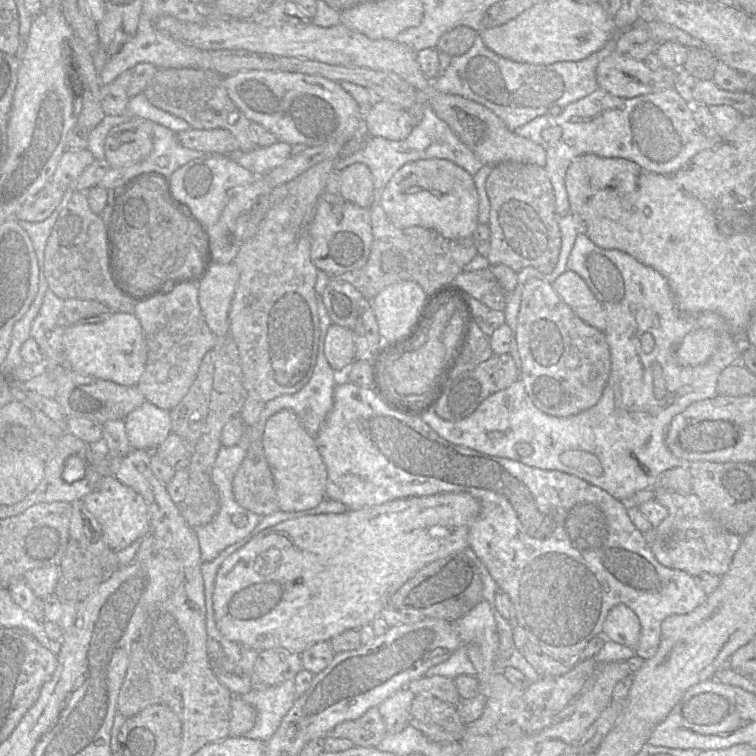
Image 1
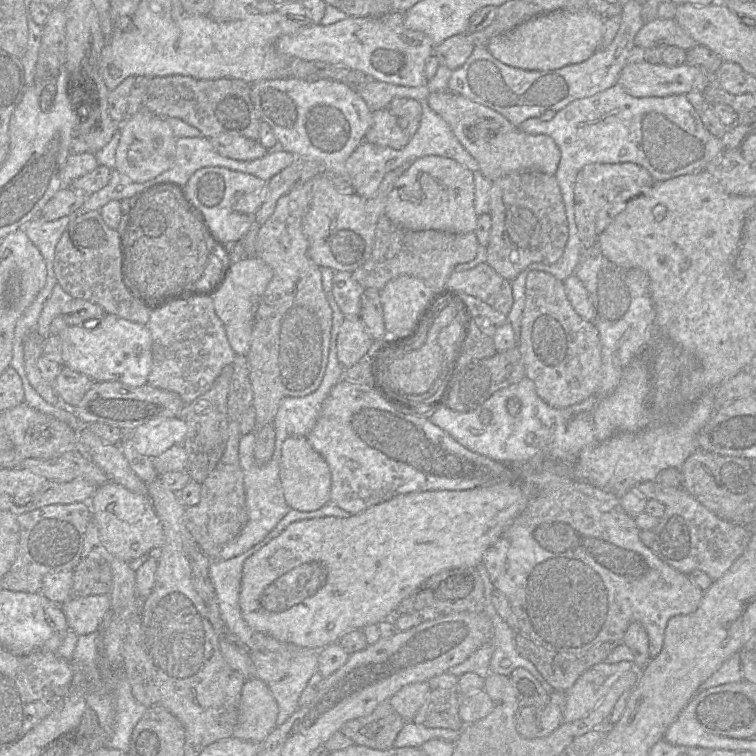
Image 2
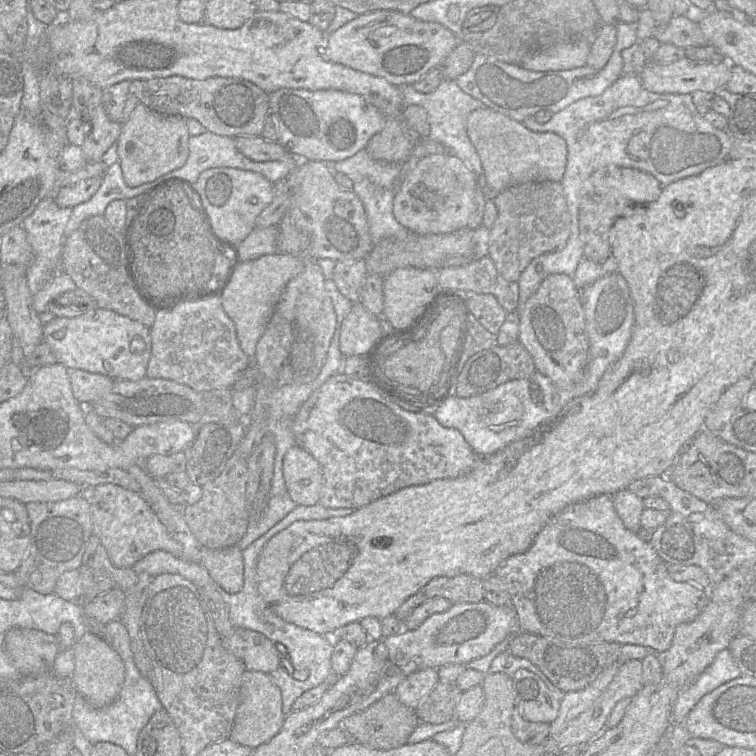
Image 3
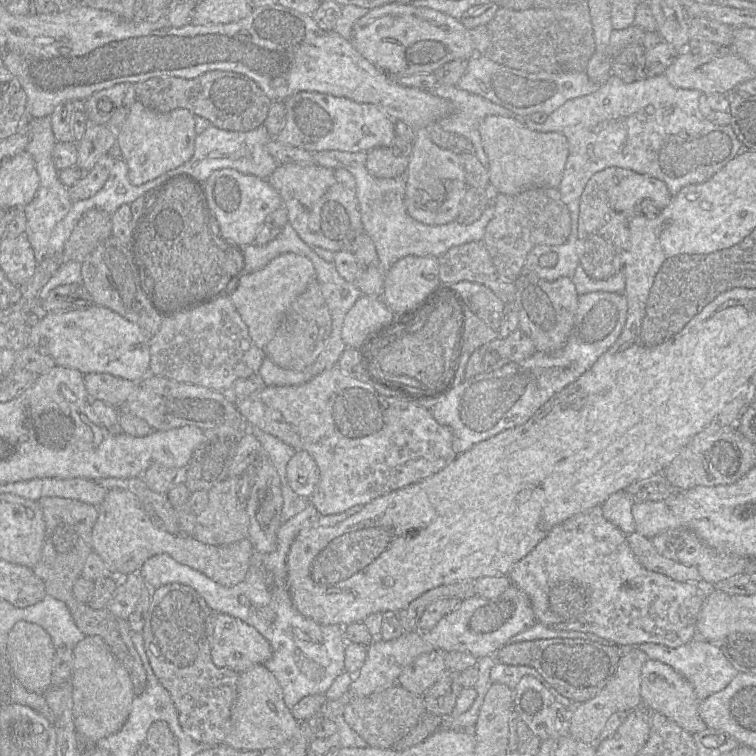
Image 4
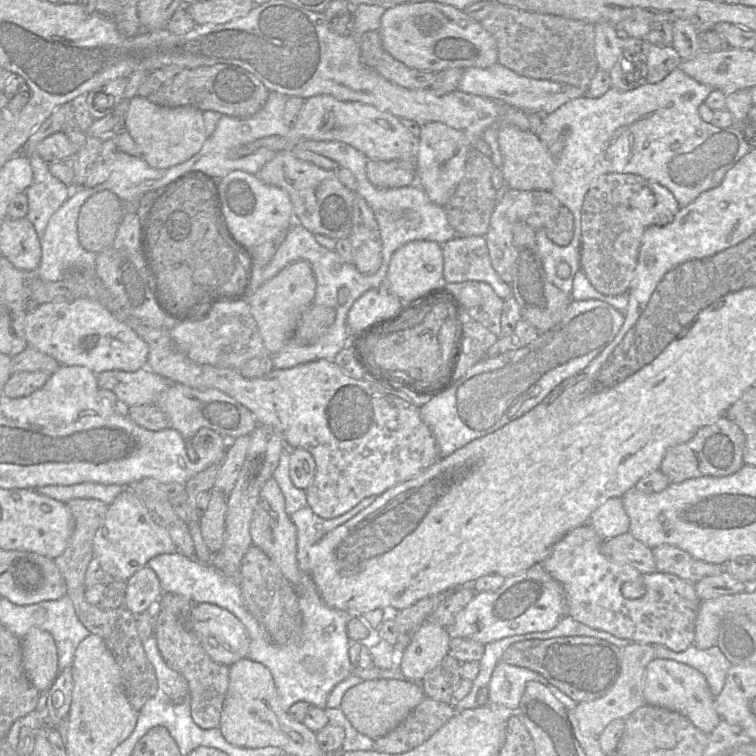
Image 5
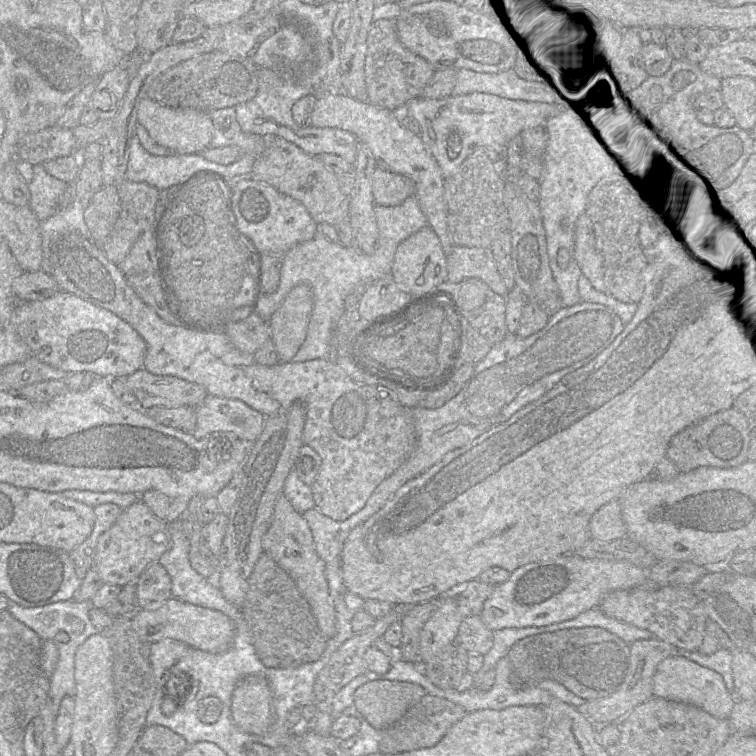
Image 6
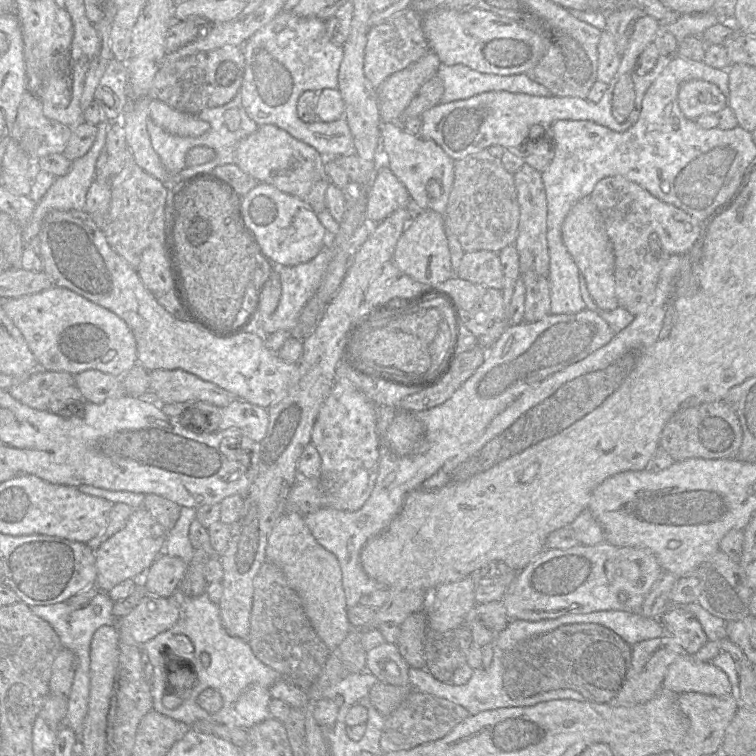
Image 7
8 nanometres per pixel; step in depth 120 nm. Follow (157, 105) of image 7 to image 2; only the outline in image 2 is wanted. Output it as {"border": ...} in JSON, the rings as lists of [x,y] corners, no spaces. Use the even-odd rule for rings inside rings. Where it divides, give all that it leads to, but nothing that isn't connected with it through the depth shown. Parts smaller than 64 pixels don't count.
{"border":[[[139,110],[126,119],[120,130],[120,139],[115,152],[115,169],[133,182],[145,182],[171,168],[175,160],[177,137],[163,117],[146,110]]]}

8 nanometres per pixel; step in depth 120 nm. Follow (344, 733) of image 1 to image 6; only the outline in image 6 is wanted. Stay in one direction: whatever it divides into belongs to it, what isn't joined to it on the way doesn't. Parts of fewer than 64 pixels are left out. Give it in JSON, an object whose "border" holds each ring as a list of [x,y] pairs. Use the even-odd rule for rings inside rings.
{"border":[[[374,679],[357,688],[353,706],[374,729],[383,732],[425,694],[415,683]]]}

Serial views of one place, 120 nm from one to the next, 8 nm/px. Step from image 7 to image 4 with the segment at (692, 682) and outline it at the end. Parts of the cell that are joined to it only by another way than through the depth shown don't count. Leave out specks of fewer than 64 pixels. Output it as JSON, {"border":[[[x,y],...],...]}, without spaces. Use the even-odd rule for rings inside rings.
{"border":[[[647,659],[641,672],[642,706],[648,711],[659,712],[676,722],[680,727],[695,734],[707,728],[699,715],[699,699],[691,683],[669,665],[654,659]]]}

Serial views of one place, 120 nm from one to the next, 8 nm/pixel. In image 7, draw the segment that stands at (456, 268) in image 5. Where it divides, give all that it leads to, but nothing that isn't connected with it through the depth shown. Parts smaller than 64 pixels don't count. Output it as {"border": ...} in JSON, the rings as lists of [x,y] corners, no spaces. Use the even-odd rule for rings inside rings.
{"border":[[[487,250],[465,252],[454,275],[460,279],[502,290],[504,274],[497,253]]]}

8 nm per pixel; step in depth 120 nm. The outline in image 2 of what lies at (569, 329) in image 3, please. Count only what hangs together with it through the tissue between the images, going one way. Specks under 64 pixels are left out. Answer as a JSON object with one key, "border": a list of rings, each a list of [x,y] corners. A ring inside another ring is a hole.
{"border":[[[534,270],[526,278],[525,306],[521,319],[521,332],[517,348],[525,365],[526,377],[535,384],[537,394],[549,405],[569,407],[594,395],[602,376],[602,346],[597,327],[584,320],[569,301],[563,281],[554,275]]]}

